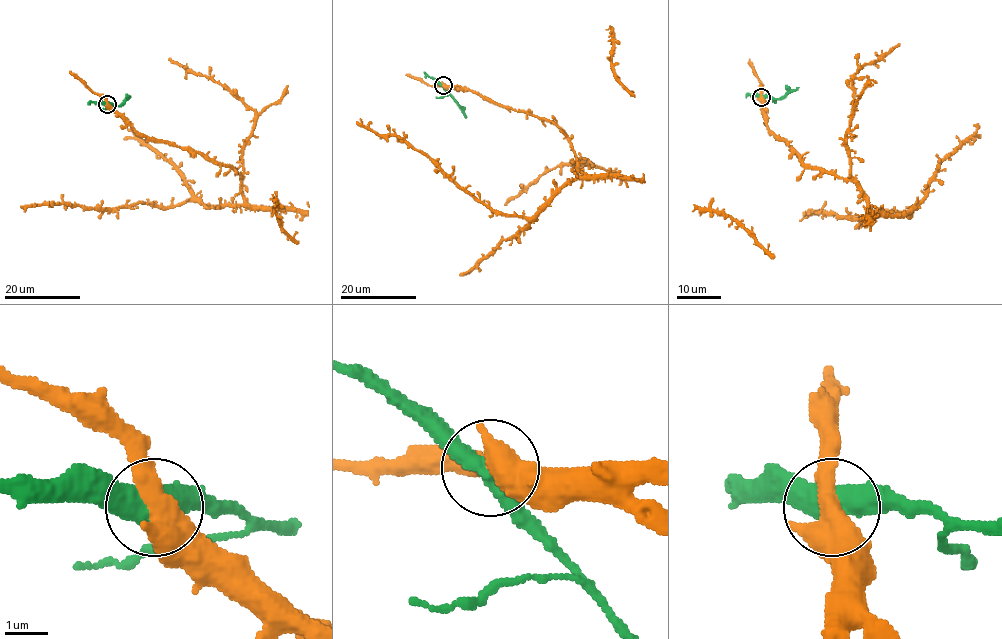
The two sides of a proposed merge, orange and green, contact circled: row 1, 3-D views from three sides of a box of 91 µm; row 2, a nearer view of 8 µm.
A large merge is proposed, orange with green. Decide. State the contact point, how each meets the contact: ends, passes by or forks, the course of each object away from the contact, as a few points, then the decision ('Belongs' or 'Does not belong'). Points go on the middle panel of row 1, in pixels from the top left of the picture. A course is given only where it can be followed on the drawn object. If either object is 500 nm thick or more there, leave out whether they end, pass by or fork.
Place: (443, 85). Course of orange: (443, 85), (555, 123), (579, 176), (531, 217), (495, 213), (425, 155), (395, 136), (378, 136), (360, 118). Course of green: (443, 85), (465, 118). Does not belong

